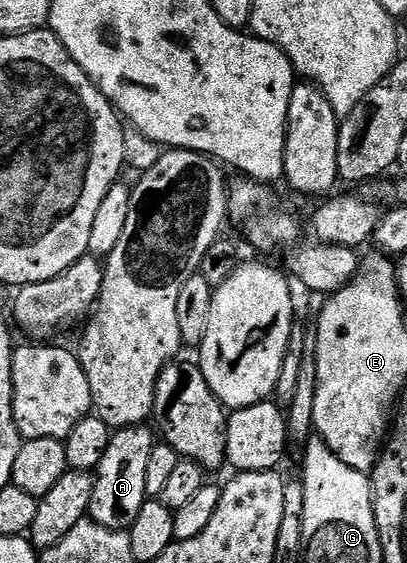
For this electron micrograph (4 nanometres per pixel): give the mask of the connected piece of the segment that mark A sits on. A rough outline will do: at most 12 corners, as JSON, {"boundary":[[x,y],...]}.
{"boundary":[[147,424],[112,433],[93,474],[92,522],[130,531],[157,444]]}

